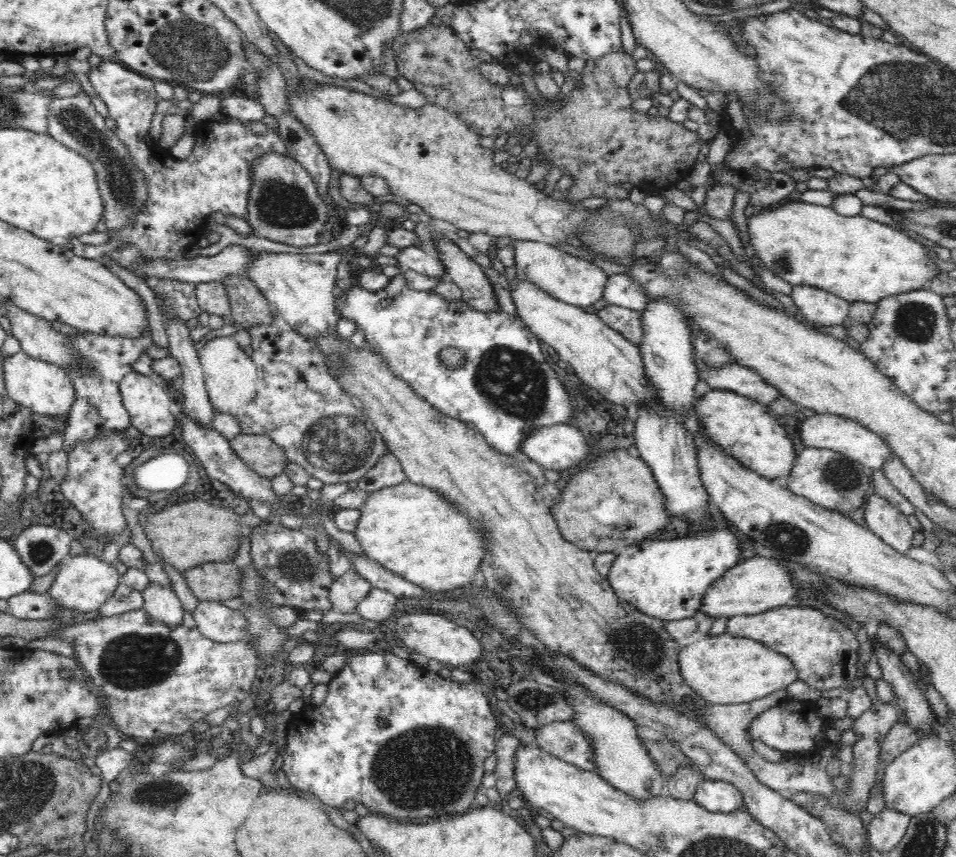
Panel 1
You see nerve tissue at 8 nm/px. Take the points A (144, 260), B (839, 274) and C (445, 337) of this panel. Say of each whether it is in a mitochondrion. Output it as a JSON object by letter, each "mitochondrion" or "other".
{"A":"other","B":"other","C":"other"}

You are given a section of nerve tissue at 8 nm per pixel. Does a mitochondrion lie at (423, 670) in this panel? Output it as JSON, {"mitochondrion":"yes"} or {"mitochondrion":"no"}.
{"mitochondrion":"no"}

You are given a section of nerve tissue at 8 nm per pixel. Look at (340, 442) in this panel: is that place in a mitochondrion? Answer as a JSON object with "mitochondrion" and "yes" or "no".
{"mitochondrion":"yes"}

